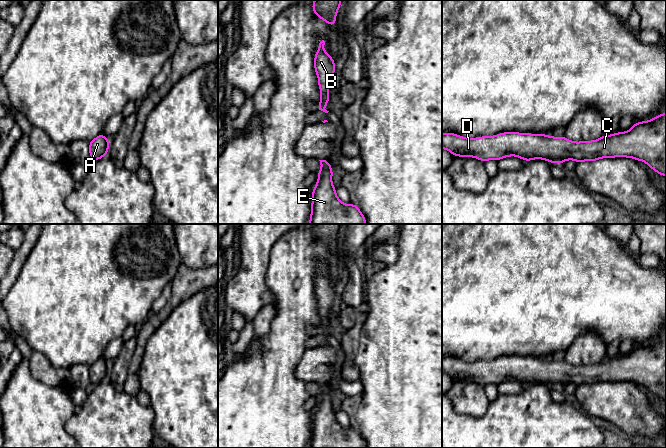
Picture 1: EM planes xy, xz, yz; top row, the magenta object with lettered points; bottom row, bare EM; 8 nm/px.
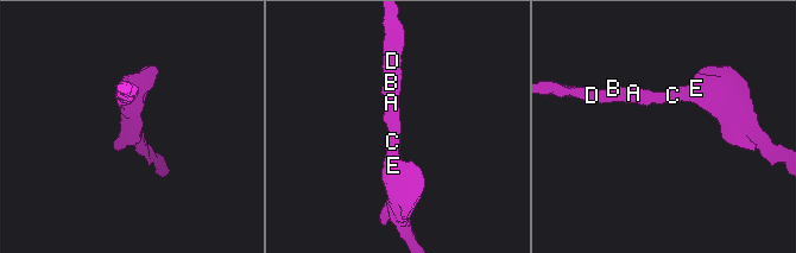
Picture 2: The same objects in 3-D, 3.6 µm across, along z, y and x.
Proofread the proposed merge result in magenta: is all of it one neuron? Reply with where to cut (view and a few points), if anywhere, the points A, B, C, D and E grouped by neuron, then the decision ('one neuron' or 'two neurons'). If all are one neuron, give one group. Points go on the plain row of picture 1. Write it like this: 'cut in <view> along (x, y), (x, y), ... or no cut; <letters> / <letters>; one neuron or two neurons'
no cut; A B C D E; one neuron

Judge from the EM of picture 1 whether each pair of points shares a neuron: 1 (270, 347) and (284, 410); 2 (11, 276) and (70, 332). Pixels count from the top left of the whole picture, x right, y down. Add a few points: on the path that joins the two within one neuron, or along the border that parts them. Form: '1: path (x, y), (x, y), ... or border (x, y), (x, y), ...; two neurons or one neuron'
1: path (275, 363), (275, 378), (280, 394); one neuron
2: border (26, 259), (10, 289); two neurons

